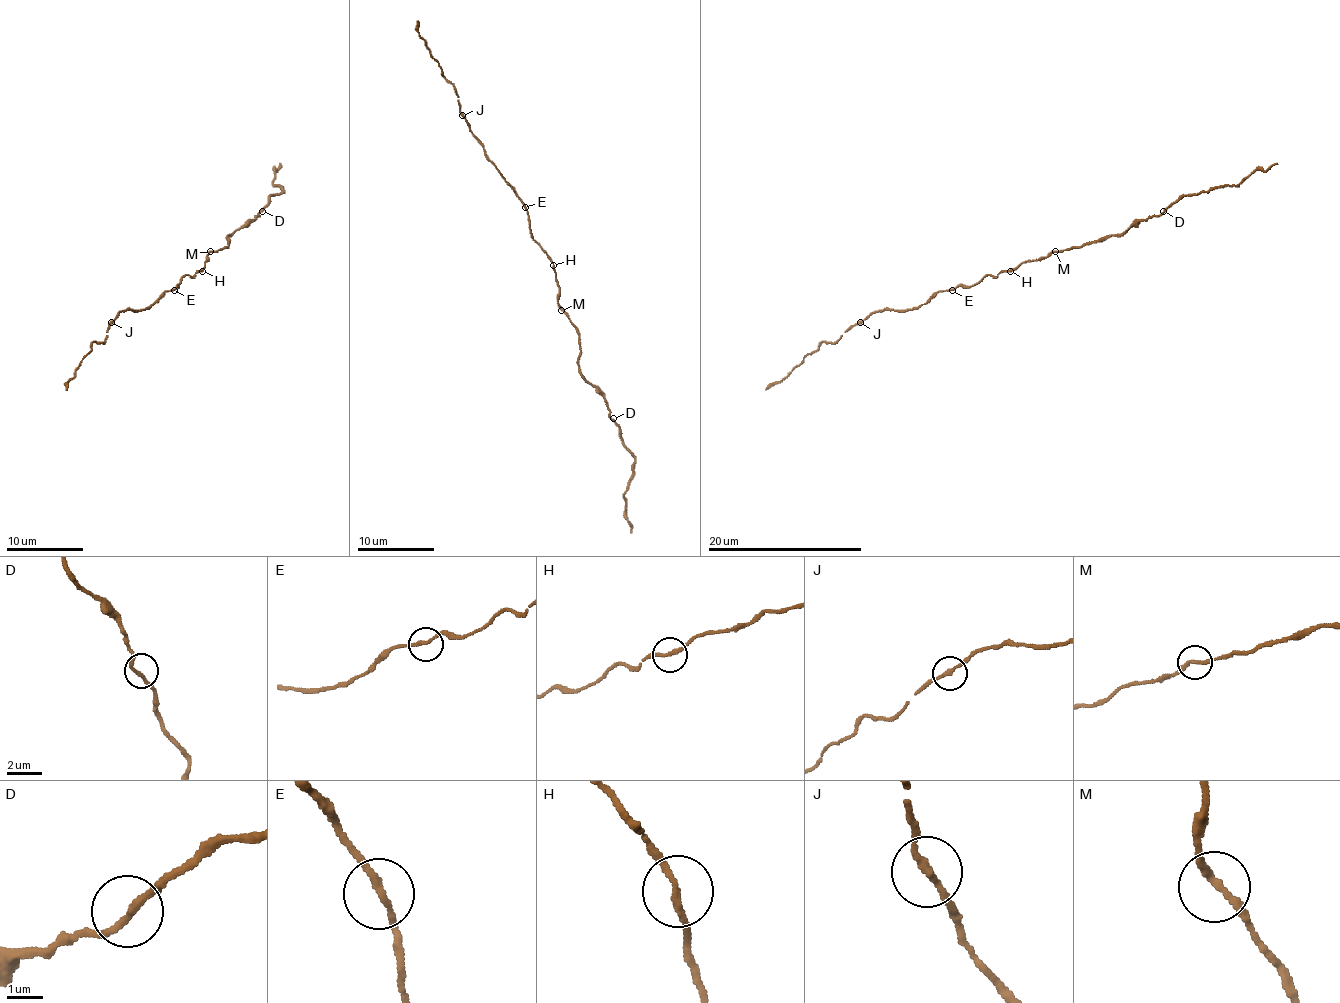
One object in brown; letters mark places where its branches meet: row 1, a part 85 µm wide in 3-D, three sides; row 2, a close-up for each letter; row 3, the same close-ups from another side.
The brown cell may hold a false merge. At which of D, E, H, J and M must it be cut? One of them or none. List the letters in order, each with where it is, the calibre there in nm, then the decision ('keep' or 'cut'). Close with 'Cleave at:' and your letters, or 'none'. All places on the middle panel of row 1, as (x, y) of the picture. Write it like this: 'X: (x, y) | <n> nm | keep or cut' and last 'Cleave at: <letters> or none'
D: (613, 418) | 200 nm | keep
E: (525, 207) | 190 nm | keep
H: (553, 265) | 180 nm | keep
J: (462, 115) | 190 nm | keep
M: (561, 310) | 200 nm | keep
Cleave at: none

